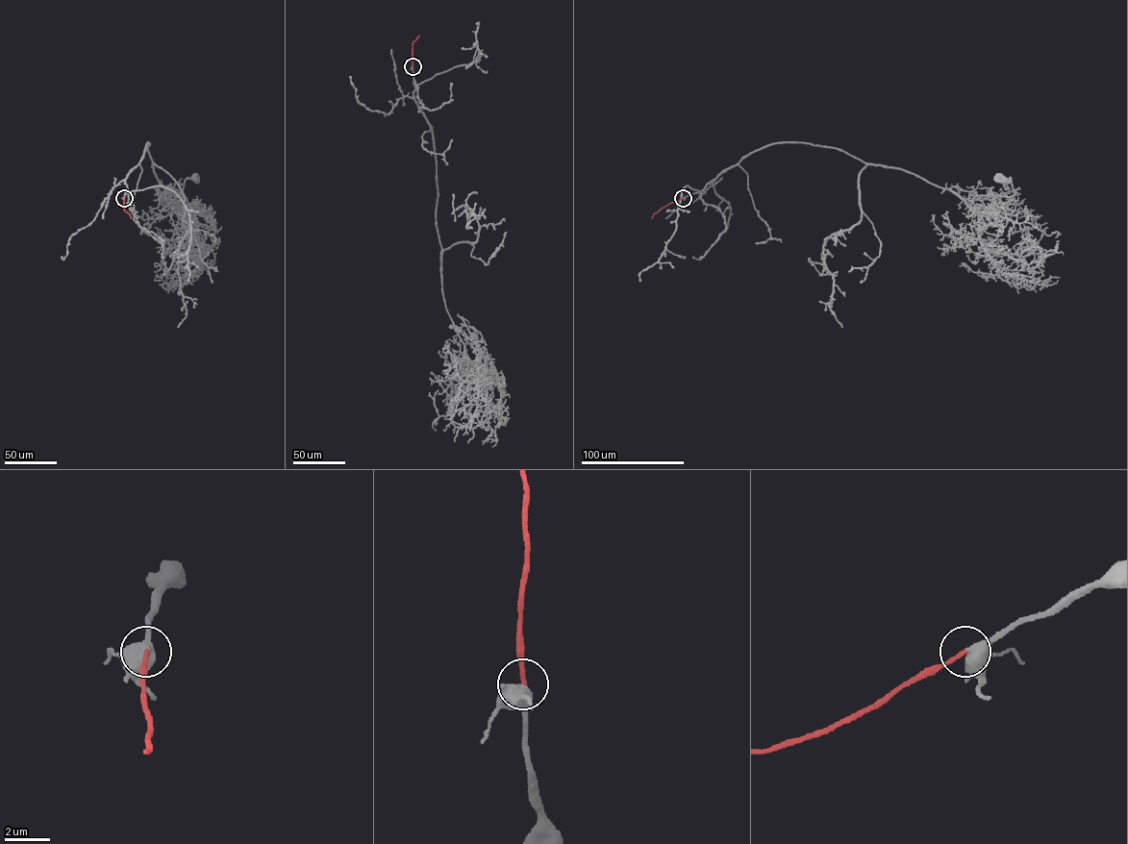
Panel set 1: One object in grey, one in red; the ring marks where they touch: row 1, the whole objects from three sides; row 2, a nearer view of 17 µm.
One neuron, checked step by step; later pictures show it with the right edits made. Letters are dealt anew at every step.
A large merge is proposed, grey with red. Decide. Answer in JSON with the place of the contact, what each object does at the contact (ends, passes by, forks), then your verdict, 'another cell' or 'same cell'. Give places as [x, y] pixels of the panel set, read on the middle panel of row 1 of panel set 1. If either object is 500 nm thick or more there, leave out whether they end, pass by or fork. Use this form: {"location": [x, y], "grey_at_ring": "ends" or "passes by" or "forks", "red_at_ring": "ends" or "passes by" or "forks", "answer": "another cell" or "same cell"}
{"location": [413, 66], "grey_at_ring": "passes by", "red_at_ring": "ends", "answer": "same cell"}

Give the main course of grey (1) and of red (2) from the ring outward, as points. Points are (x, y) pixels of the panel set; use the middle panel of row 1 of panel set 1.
1: (413, 66), (413, 99), (431, 127), (436, 160), (443, 296), (469, 360), (470, 398), (482, 392), (484, 383)
2: (413, 66), (413, 43), (419, 35)

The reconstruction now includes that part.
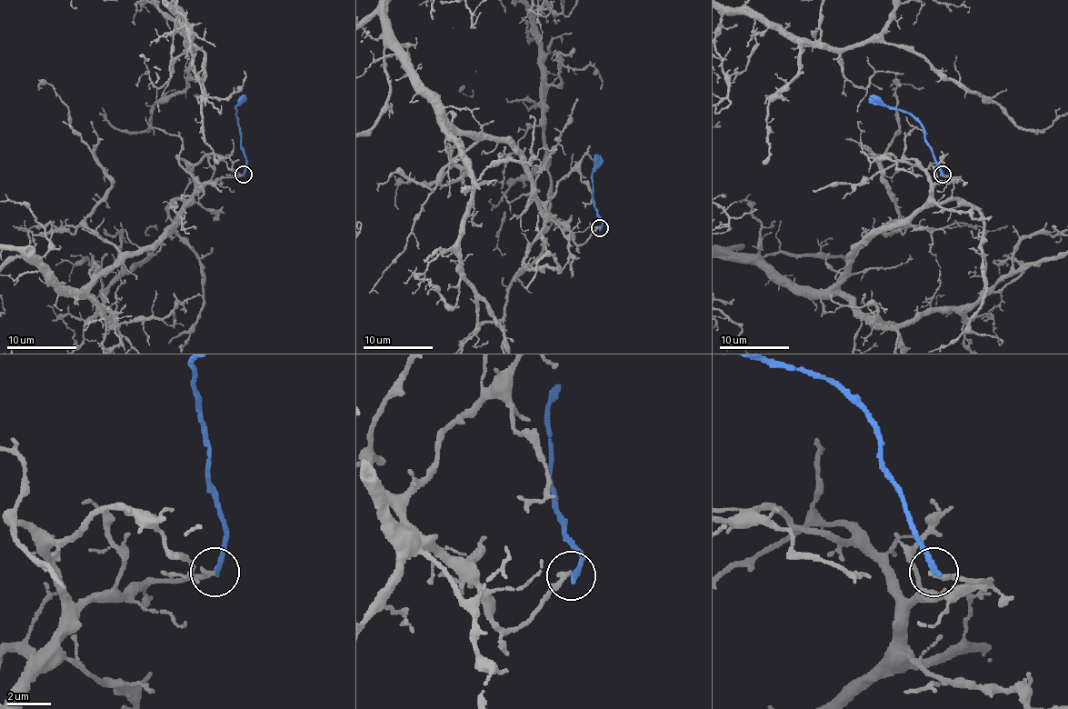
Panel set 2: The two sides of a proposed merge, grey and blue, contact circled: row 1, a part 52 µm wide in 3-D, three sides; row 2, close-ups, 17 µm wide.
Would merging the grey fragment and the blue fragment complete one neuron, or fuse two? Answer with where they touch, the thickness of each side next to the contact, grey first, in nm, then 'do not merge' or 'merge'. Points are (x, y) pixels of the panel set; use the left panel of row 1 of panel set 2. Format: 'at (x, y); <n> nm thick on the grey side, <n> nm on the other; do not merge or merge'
at (243, 174); 280 nm thick on the grey side, 240 nm on the other; do not merge

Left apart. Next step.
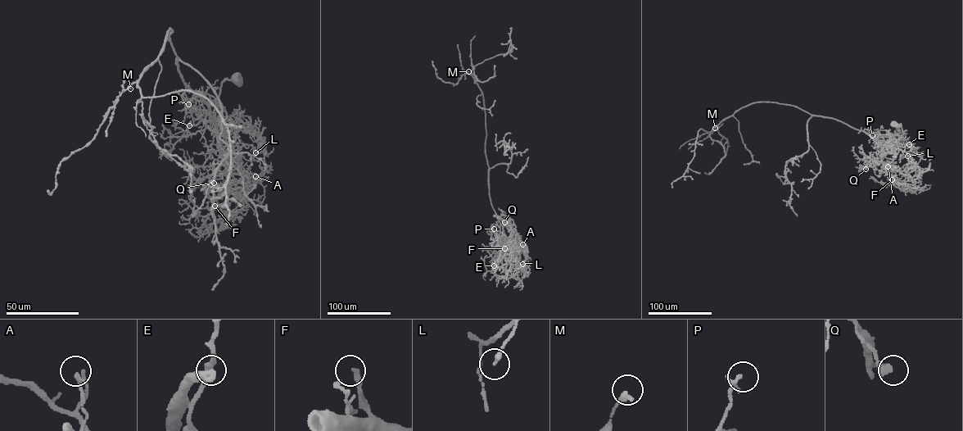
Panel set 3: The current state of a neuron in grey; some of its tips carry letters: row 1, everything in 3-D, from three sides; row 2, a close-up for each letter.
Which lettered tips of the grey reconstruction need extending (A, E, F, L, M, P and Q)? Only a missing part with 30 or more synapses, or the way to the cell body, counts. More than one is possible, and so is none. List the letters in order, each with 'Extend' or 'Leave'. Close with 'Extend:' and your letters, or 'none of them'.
A: Leave
E: Leave
F: Extend
L: Leave
M: Leave
P: Leave
Q: Leave
Extend: F

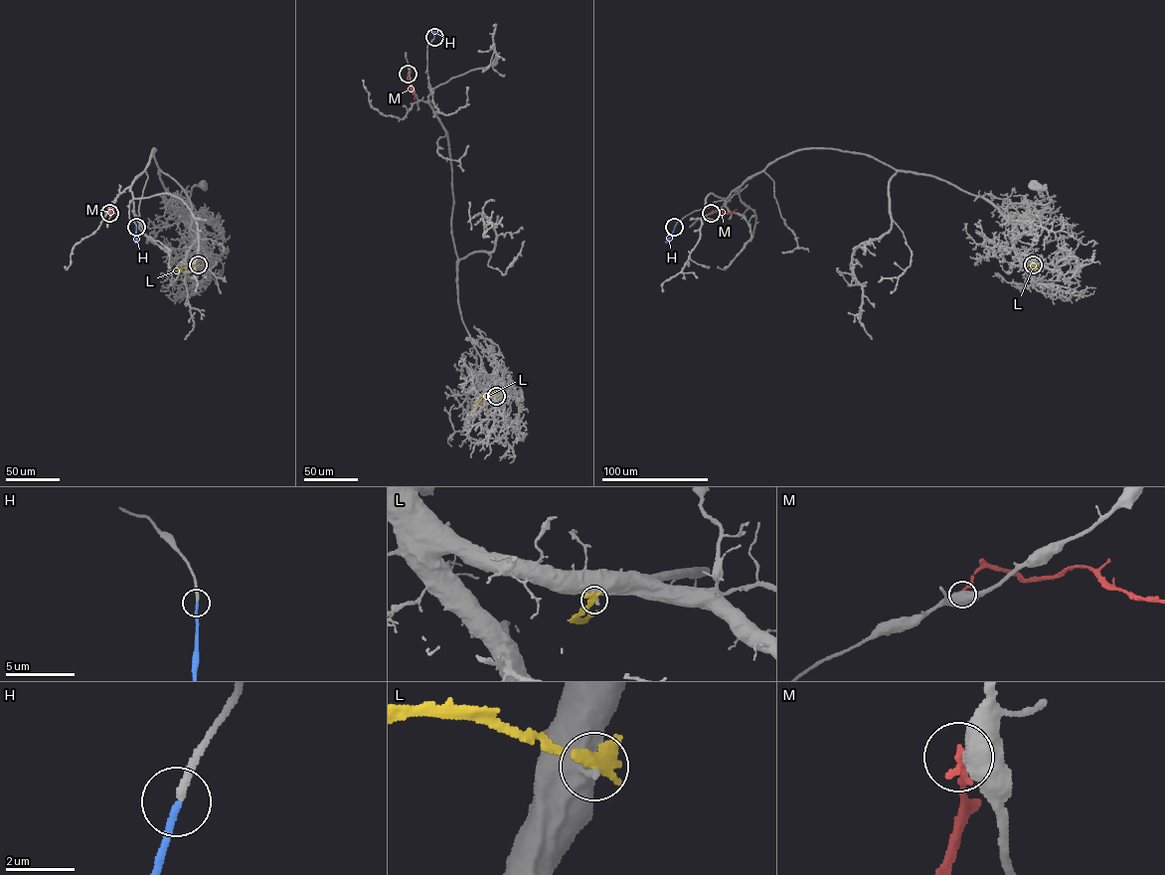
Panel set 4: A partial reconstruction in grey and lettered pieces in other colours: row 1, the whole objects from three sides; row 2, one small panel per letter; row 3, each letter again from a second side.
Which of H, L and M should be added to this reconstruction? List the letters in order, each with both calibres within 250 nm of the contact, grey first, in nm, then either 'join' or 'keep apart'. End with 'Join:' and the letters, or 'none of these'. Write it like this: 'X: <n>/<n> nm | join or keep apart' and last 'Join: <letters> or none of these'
H: 200/190 nm | join
L: 320/400 nm | keep apart
M: 750/200 nm | keep apart
Join: H

